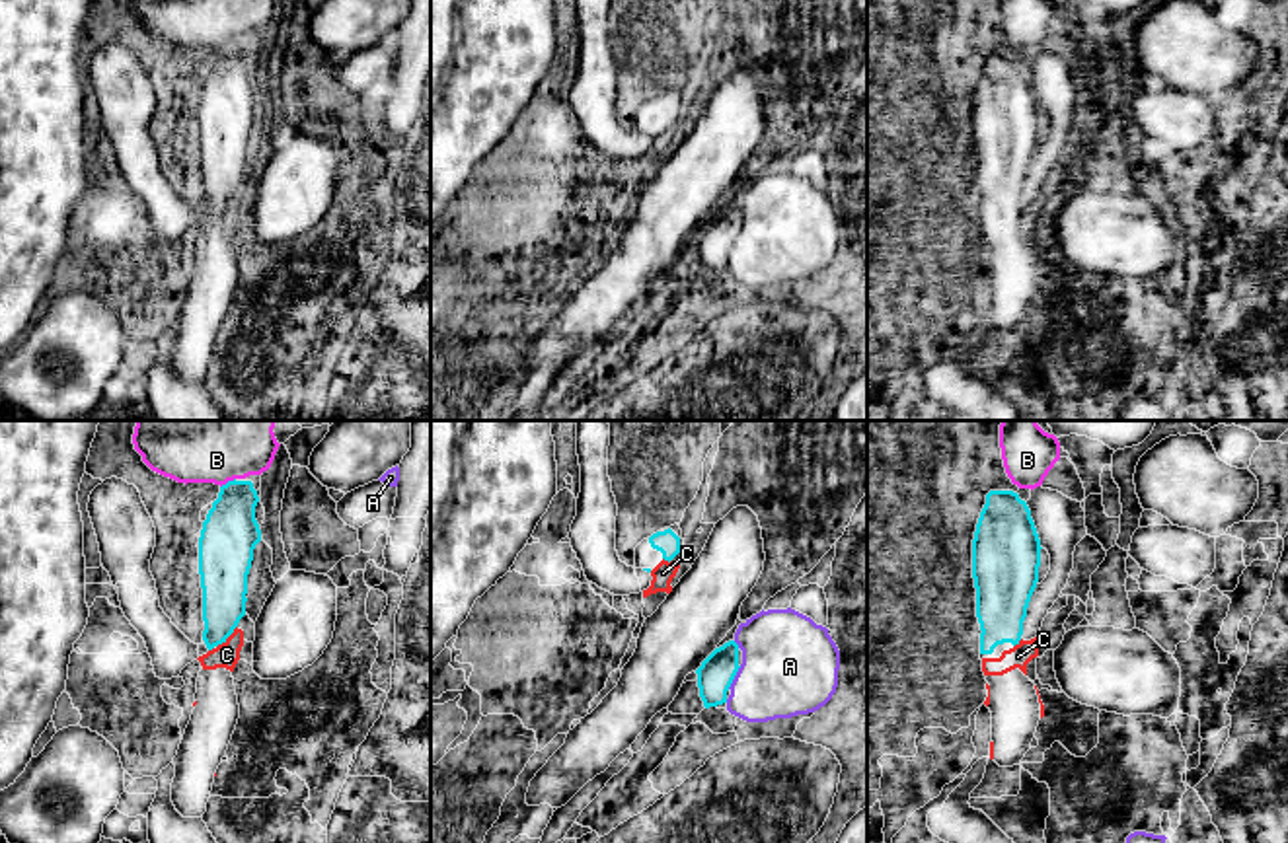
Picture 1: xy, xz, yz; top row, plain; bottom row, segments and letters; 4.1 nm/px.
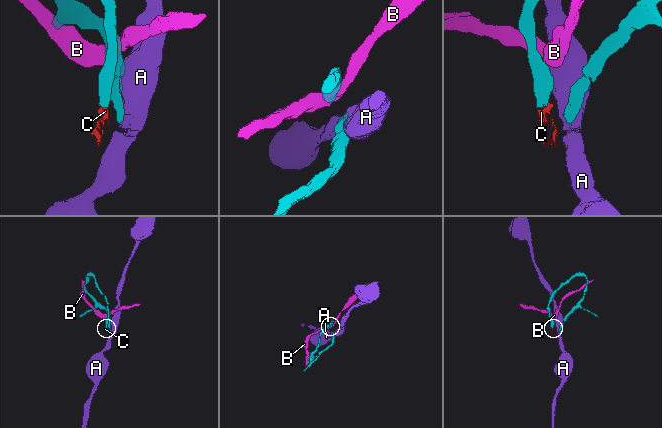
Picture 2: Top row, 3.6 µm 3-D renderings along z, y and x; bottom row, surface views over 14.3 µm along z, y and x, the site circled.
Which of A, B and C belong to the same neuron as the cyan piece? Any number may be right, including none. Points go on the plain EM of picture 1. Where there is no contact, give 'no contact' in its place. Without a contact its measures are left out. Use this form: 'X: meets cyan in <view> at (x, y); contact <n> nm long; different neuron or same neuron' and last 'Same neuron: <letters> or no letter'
A: meets cyan in xz at (733, 242); contact 110 nm long; different neuron
B: meets cyan in xy at (228, 45); contact 80 nm long; different neuron
C: meets cyan in xy at (227, 201); contact 130 nm long; same neuron
Same neuron: C

